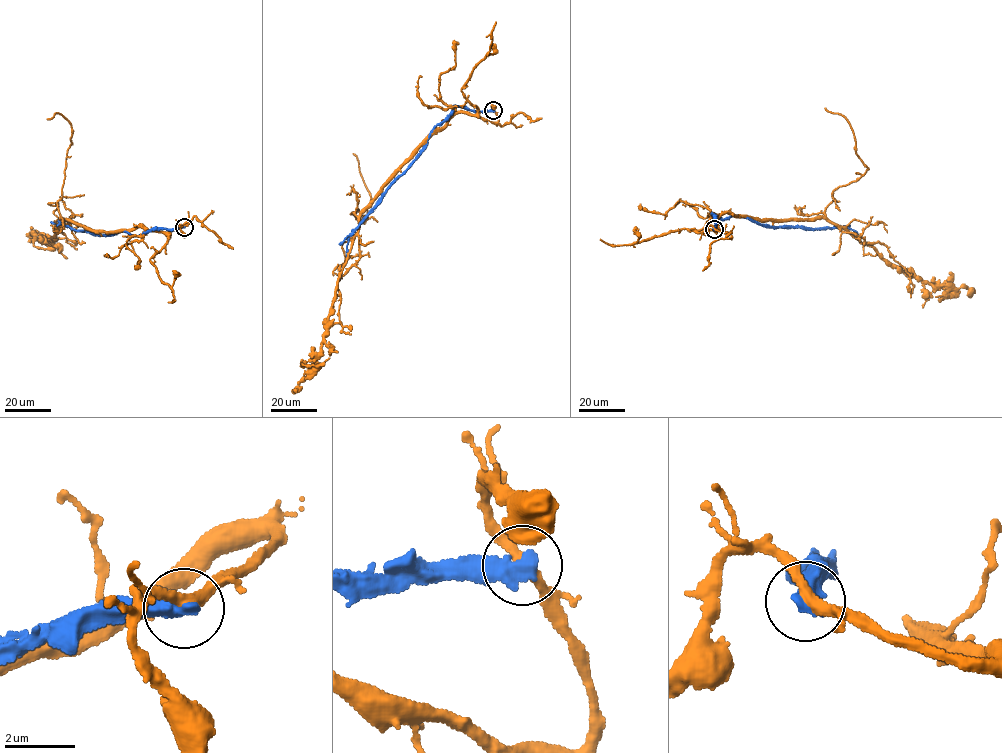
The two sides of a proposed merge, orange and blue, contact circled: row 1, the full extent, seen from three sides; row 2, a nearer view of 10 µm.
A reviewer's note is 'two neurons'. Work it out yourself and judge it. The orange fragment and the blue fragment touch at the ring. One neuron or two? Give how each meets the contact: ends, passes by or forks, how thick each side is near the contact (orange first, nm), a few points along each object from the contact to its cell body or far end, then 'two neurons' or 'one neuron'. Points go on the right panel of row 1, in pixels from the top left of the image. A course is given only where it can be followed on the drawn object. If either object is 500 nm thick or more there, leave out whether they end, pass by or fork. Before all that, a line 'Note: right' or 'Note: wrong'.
Note: right
orange passes by; blue ends; calibres 320 and 480 nm; course orange (713, 229), (726, 233), (718, 217), (727, 212), (820, 217), (900, 271), (946, 286), (942, 297), (949, 272); course blue (713, 229), (712, 215), (723, 219), (737, 216), (778, 227), (842, 226), (859, 236); two neurons

